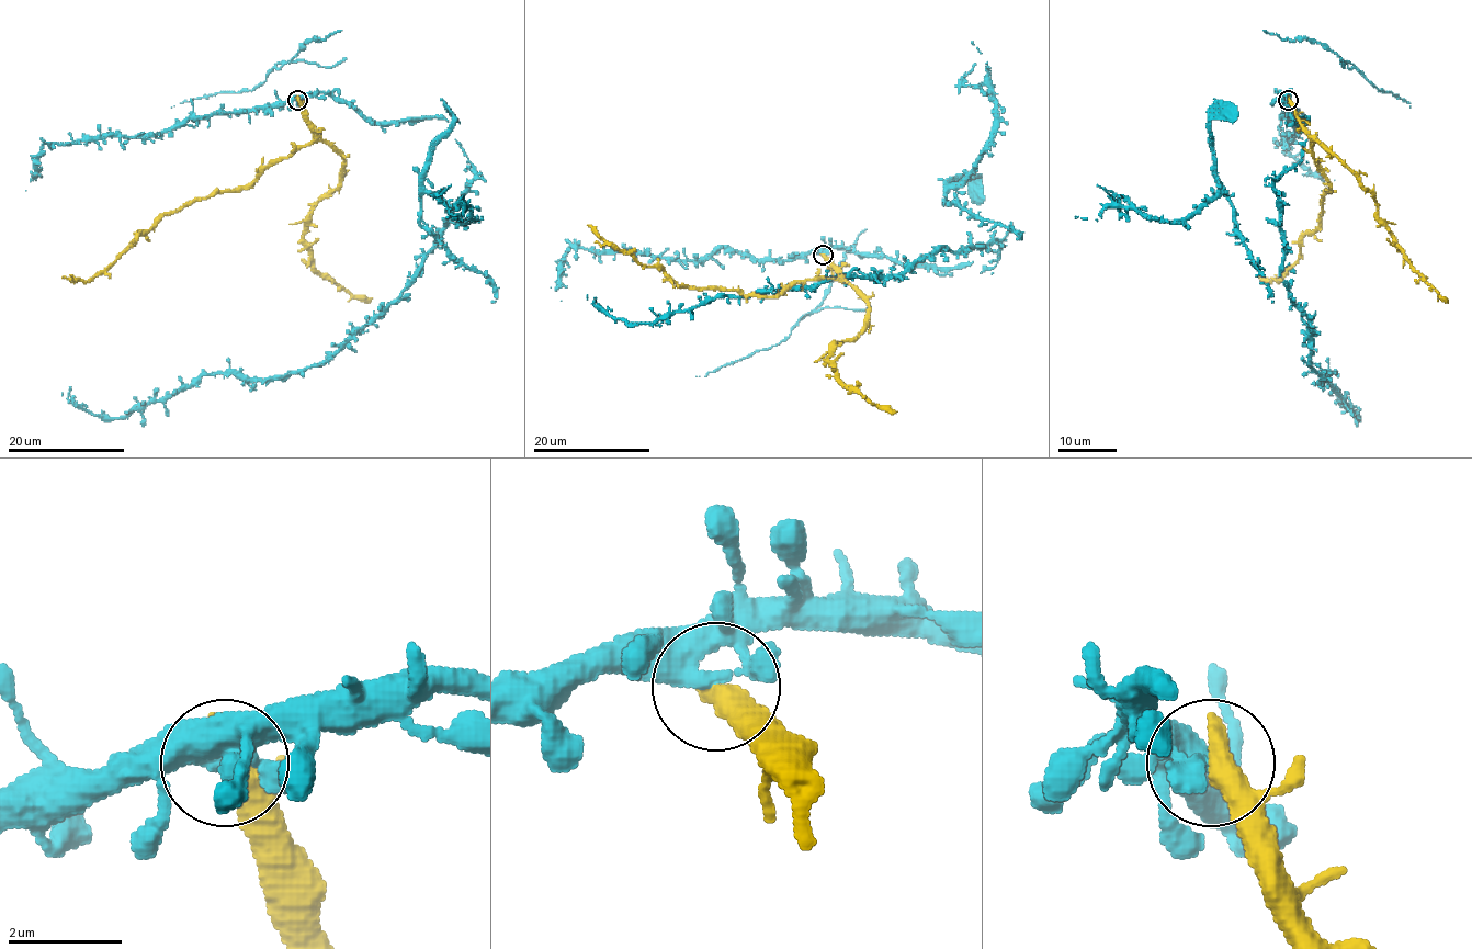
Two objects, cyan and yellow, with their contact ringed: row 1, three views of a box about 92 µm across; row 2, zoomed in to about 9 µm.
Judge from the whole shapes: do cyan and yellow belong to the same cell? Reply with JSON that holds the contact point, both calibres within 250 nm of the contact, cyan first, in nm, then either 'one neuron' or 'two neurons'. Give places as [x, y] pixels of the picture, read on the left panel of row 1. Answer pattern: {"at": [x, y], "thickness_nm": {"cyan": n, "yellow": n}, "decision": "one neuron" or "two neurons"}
{"at": [297, 100], "thickness_nm": {"cyan": 360, "yellow": 600}, "decision": "two neurons"}

